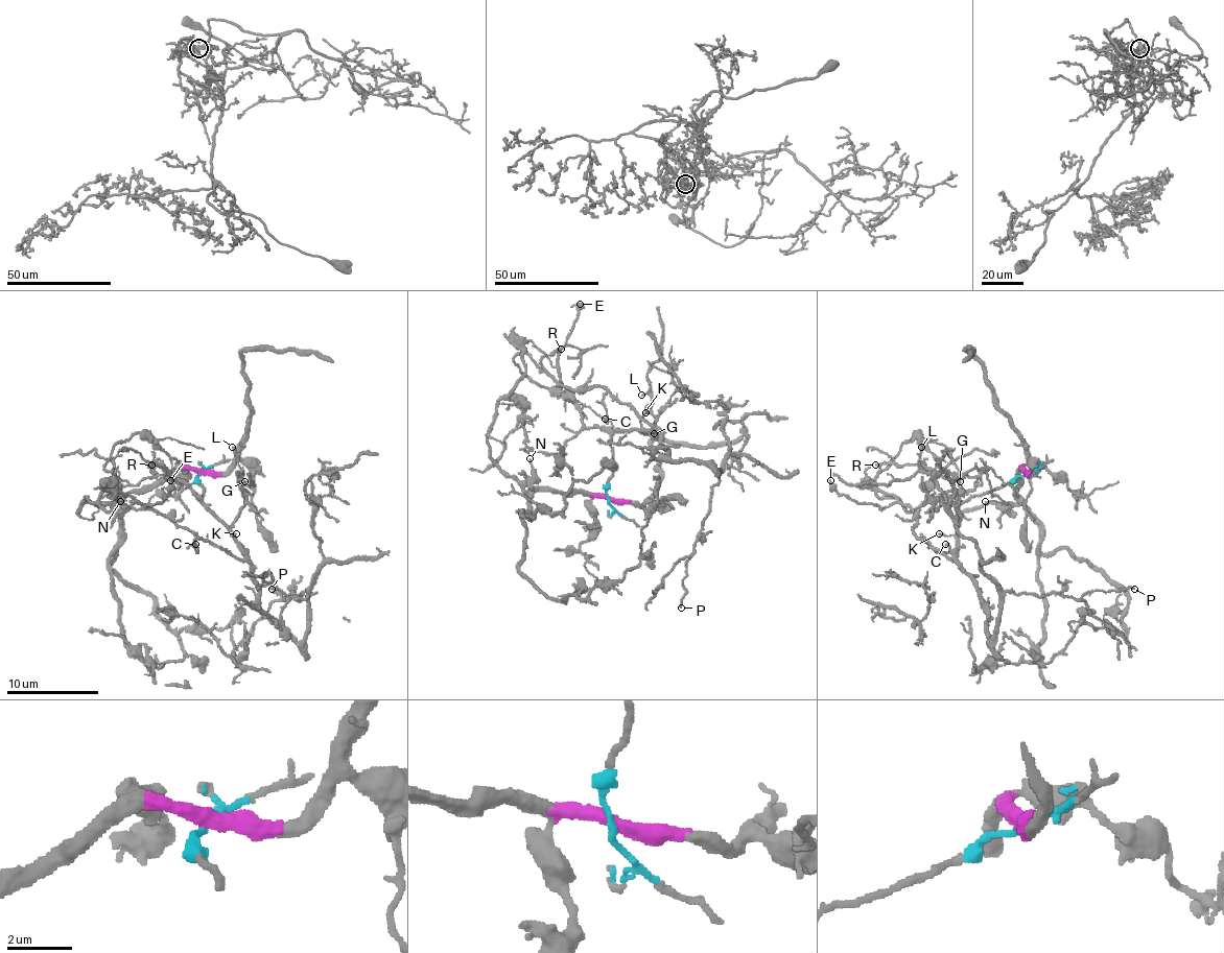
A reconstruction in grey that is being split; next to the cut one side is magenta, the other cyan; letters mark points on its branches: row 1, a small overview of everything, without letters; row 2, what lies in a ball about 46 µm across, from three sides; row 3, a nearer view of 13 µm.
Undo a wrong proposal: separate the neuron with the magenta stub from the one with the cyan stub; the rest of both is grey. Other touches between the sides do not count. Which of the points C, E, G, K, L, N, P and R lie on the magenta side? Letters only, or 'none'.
N

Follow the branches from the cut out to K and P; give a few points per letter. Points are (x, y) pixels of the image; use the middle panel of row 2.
K: (609, 500), (607, 486), (611, 475), (611, 436), (616, 432), (639, 429), (645, 411)
P: (609, 500), (616, 432), (655, 429), (671, 459), (707, 461), (716, 469), (719, 480), (687, 562), (680, 608)

